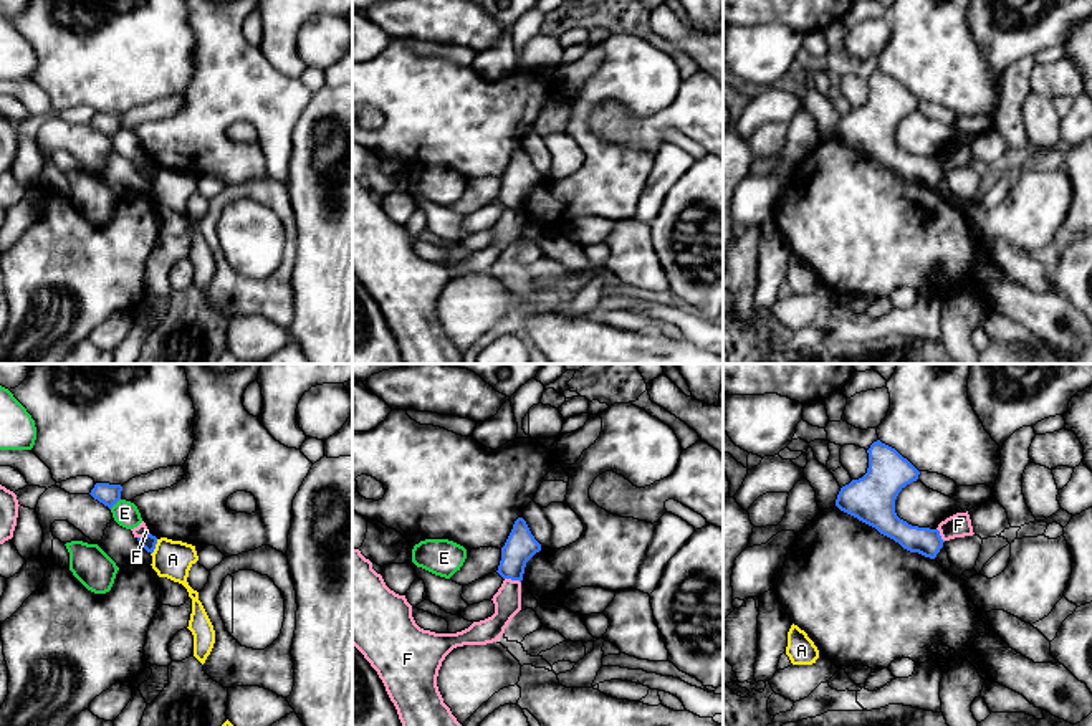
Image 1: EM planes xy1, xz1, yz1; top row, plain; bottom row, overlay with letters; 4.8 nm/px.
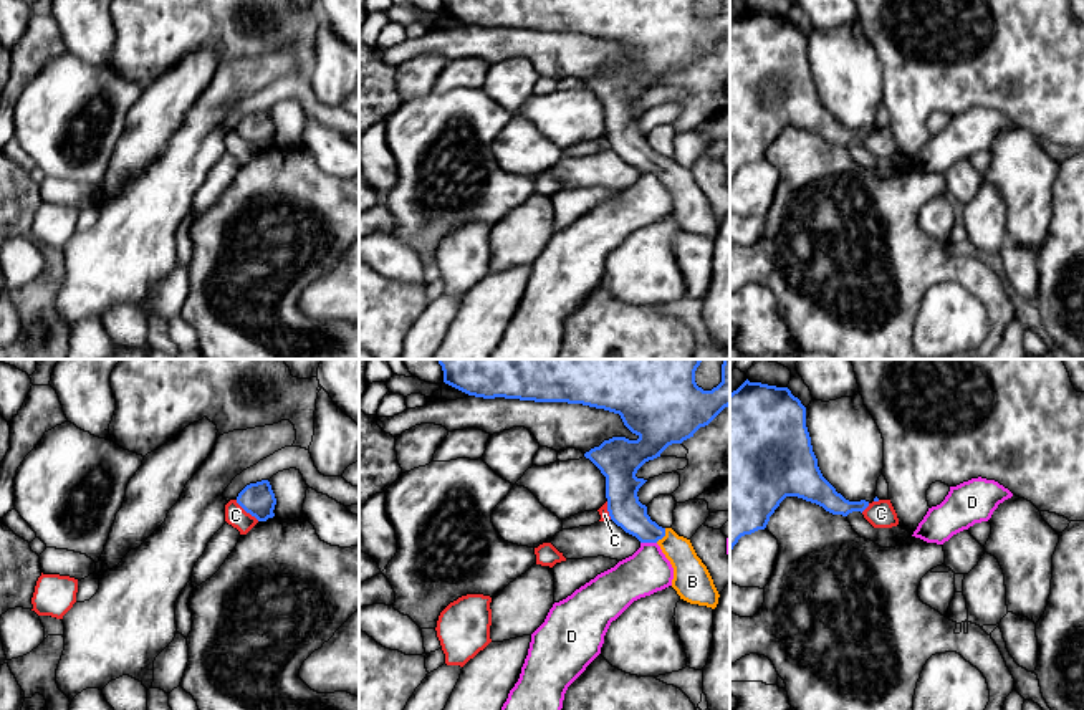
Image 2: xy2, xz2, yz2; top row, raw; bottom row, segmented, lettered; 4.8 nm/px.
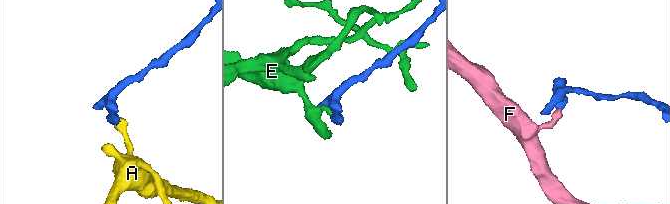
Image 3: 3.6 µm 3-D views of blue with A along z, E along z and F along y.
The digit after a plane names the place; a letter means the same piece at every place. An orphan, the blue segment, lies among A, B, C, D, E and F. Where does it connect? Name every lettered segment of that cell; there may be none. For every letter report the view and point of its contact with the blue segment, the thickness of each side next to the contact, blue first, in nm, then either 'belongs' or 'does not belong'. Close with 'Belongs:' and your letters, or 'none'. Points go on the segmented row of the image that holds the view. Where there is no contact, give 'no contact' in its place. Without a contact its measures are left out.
A: meets blue in xy1 at (154, 548); 70 nm thick on the blue side, 190 nm on the other; does not belong
B: meets blue in xz2 at (662, 537); 160 nm thick on the blue side, 180 nm on the other; belongs
C: meets blue in xy2 at (247, 512); 160 nm thick on the blue side, 100 nm on the other; does not belong
D: meets blue in xz2 at (649, 542); 160 nm thick on the blue side, 220 nm on the other; does not belong
E: meets blue in xy1 at (114, 503); 100 nm thick on the blue side, 120 nm on the other; does not belong
F: meets blue in xz1 at (513, 579); 150 nm thick on the blue side, 130 nm on the other; does not belong
Belongs: B

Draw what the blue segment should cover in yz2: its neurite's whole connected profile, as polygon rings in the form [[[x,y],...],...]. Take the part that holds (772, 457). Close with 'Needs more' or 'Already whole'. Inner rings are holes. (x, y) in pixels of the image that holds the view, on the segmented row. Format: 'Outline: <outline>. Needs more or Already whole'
Outline: [[[748,379],[730,394],[730,554],[738,540],[765,530],[786,497],[798,497],[832,515],[864,511],[869,501],[849,501],[823,477],[806,427],[806,407],[788,387]]]. Already whole

